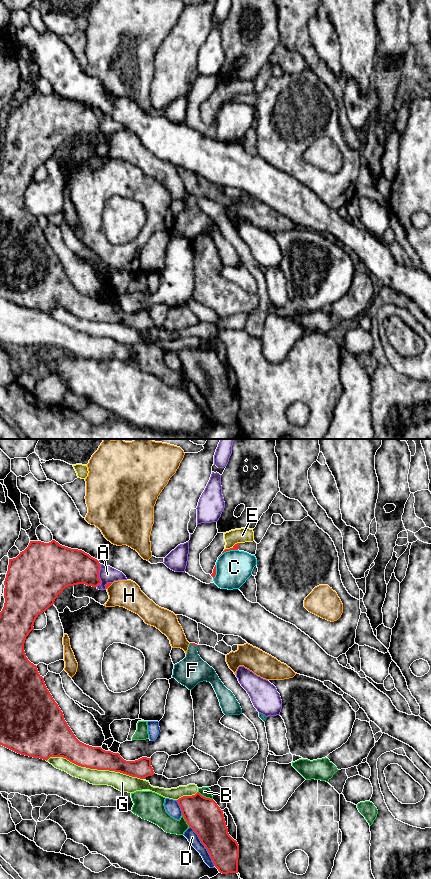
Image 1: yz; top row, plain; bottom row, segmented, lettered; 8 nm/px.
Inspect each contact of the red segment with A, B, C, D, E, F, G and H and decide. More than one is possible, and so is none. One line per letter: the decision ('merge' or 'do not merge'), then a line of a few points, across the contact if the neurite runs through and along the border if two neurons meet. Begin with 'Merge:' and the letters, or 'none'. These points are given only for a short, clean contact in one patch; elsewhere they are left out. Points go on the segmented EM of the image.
Merge: F
A: do not merge
B: do not merge
C: do not merge
D: do not merge
E: do not merge
F: merge | yz (190, 643), (193, 644), (192, 670)
G: do not merge
H: do not merge

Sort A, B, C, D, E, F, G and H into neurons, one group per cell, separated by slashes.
A / B / C / D / E / F / G / H

